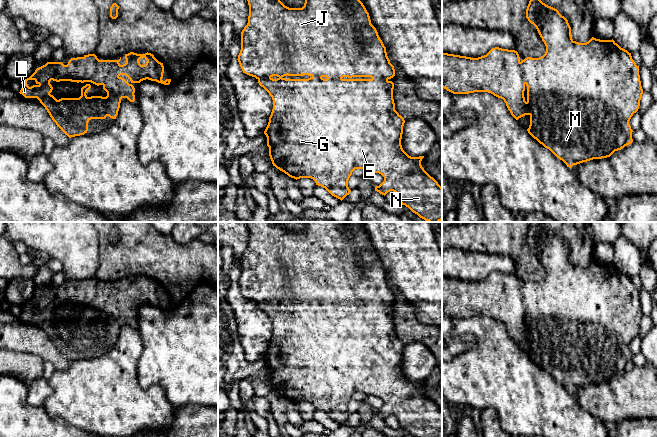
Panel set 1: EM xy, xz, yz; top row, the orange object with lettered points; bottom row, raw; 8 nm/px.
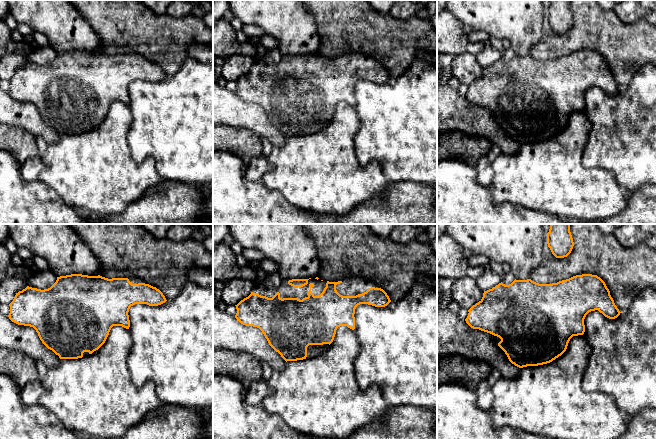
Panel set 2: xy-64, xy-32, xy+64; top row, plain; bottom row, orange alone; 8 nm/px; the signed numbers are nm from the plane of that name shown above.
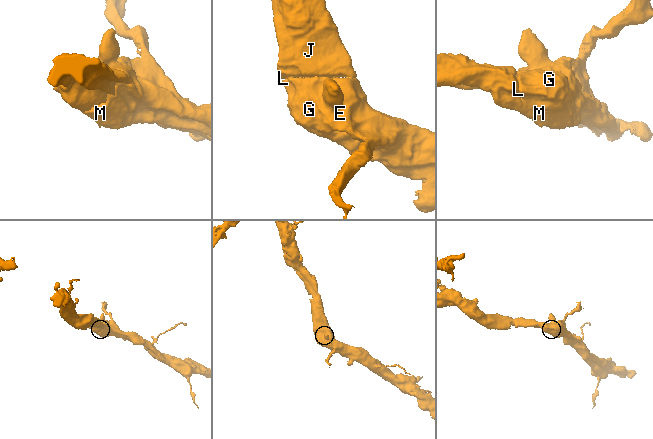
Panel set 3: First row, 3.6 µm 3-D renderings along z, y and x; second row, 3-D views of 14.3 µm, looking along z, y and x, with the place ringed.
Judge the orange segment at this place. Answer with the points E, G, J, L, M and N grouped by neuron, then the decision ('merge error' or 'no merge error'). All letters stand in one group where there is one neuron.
E G J L M N; no merge error

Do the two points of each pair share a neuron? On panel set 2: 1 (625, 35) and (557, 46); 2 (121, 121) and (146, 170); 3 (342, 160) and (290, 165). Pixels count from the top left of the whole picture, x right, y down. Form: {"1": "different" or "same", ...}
{"1": "same", "2": "same", "3": "same"}

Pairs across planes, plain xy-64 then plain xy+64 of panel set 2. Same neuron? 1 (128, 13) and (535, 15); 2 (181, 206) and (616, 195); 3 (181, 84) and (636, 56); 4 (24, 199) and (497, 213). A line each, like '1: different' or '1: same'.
1: different
2: different
3: different
4: same

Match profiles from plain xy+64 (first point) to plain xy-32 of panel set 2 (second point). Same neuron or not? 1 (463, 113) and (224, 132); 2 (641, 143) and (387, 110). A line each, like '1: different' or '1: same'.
1: different
2: same

